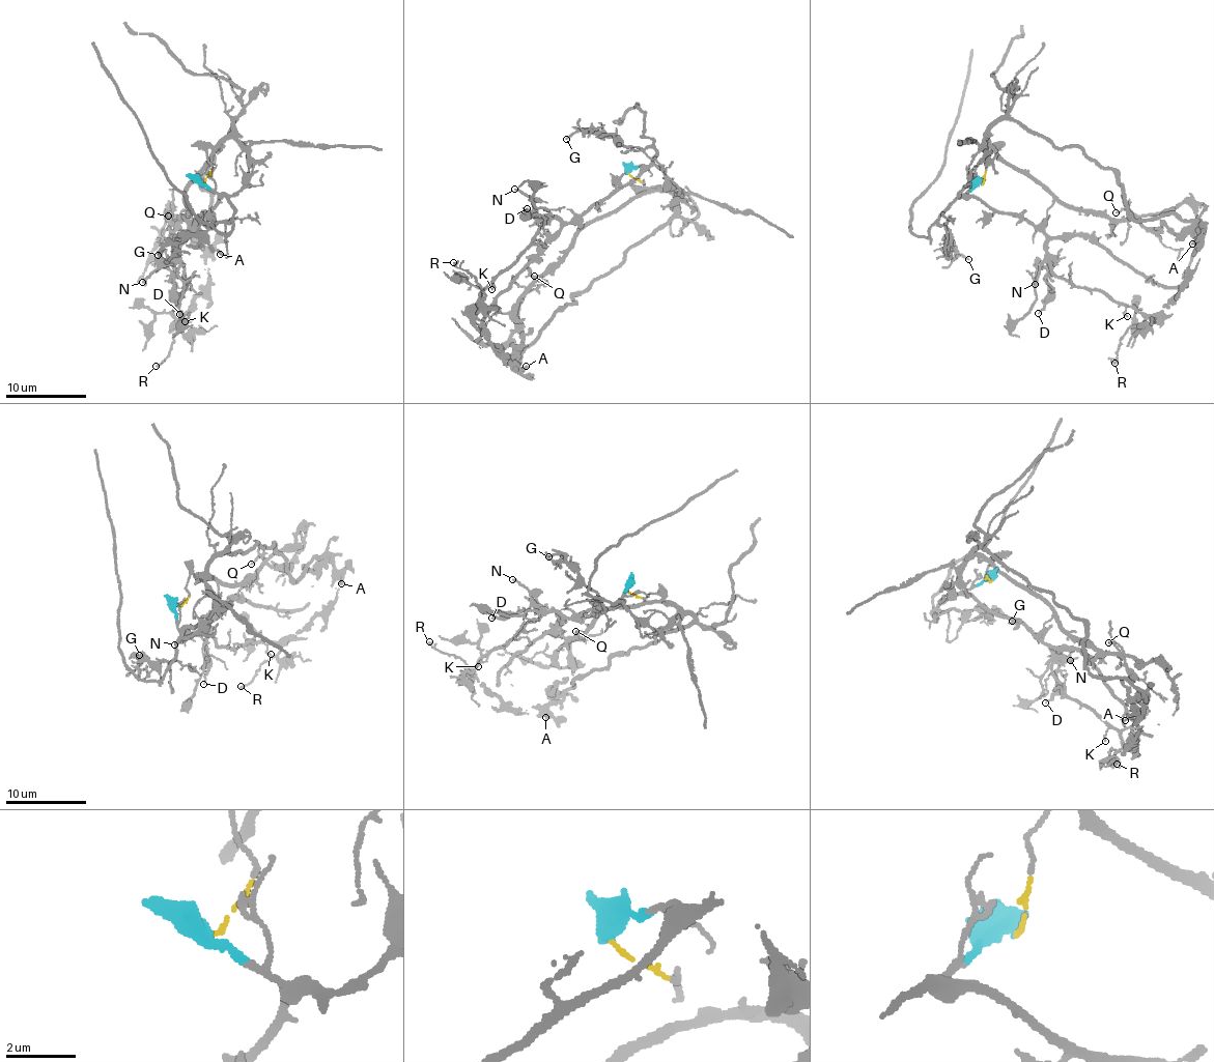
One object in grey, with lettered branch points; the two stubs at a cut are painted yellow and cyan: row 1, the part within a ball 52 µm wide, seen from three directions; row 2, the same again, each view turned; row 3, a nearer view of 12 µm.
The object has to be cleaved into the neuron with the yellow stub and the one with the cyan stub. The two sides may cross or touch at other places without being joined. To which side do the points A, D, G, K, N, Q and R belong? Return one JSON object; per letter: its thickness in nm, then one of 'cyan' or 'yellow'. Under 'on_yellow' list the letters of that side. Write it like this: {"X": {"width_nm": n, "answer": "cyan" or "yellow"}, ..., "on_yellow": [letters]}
{"A": {"width_nm": 140, "answer": "yellow"}, "D": {"width_nm": 90, "answer": "cyan"}, "G": {"width_nm": 130, "answer": "cyan"}, "K": {"width_nm": 110, "answer": "cyan"}, "N": {"width_nm": 180, "answer": "cyan"}, "Q": {"width_nm": 130, "answer": "yellow"}, "R": {"width_nm": 100, "answer": "cyan"}, "on_yellow": ["A", "Q"]}

